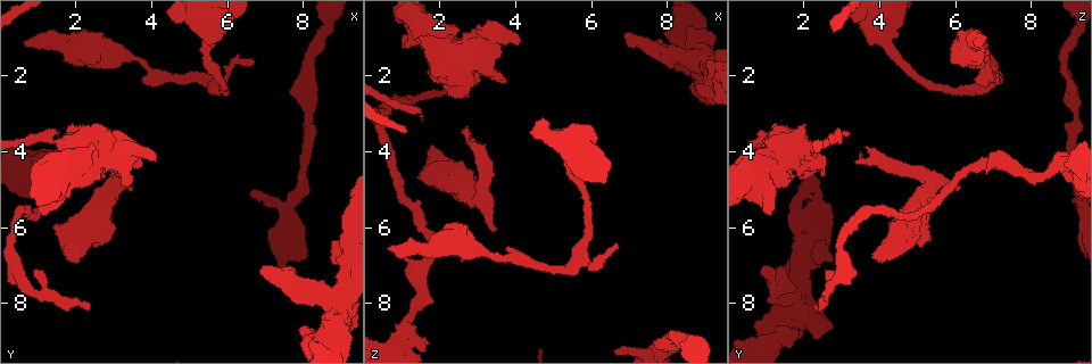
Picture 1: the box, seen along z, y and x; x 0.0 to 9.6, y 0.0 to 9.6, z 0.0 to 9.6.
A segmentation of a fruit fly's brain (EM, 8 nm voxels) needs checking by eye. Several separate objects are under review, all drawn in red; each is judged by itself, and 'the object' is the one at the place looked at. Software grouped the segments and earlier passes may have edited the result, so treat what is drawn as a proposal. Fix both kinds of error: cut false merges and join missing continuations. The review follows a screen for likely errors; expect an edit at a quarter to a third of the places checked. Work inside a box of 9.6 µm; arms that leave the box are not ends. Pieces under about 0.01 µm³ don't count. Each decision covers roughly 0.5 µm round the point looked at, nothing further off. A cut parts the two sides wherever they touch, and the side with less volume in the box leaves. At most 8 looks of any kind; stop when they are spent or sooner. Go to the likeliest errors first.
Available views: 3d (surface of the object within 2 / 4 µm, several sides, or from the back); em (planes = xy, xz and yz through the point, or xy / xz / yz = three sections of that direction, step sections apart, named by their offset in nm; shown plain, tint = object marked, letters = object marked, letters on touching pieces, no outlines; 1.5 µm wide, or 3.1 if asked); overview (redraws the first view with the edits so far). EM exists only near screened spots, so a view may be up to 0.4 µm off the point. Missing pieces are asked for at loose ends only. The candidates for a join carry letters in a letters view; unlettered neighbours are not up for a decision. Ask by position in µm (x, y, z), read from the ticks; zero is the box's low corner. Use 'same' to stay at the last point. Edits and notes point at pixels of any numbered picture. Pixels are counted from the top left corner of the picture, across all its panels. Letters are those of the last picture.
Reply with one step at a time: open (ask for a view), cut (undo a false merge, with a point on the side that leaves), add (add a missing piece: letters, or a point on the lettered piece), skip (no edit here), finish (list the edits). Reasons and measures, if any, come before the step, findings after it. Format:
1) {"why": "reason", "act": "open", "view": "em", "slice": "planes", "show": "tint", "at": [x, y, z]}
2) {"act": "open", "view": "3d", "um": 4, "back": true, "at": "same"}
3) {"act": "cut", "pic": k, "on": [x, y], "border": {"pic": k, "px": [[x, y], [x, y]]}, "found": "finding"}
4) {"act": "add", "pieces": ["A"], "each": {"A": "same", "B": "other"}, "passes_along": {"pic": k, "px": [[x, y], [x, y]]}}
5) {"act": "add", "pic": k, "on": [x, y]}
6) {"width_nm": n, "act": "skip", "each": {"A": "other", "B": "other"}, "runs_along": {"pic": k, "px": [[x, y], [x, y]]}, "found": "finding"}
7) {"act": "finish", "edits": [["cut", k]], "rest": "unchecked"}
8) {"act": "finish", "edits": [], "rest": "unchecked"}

{"why": "stops while still wide", "act": "open", "view": "em", "slice": "planes", "show": "letters", "at": [0.60, 1.20, 6.55]}

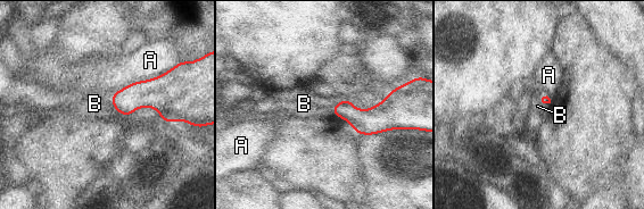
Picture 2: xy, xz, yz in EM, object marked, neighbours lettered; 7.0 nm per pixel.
{"act": "add", "pieces": ["B"], "each": {"A": "other", "B": "same"}, "found": "the neuron continues"}

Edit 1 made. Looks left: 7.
{"act": "open", "view": "overview"}

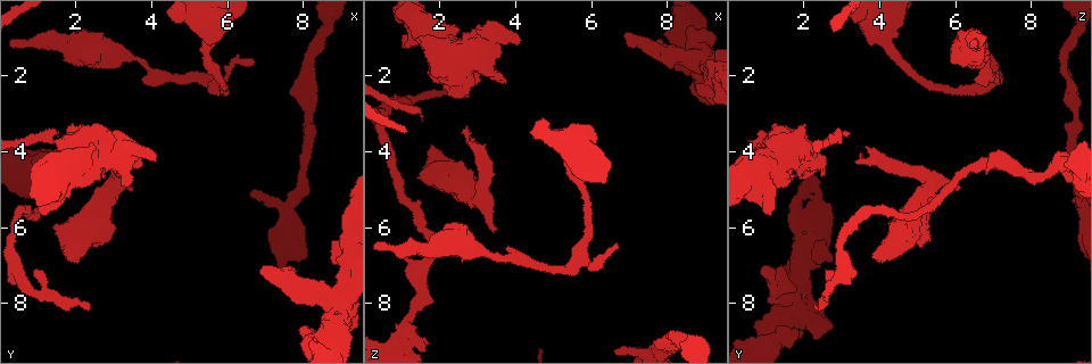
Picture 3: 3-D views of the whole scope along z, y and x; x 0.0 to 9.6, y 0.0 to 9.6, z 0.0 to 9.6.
{"why": "an open end", "act": "open", "view": "3d", "um": 2, "at": [2.30, 8.20, 2.35]}

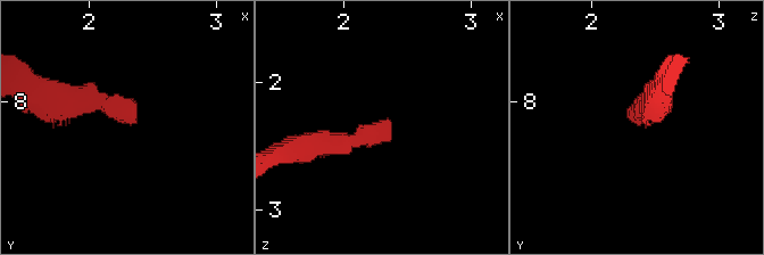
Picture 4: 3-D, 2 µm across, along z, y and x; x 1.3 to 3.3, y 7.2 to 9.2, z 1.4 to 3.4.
{"act": "open", "view": "em", "slice": "planes", "show": "letters", "at": [2.32, 8.20, 2.38]}

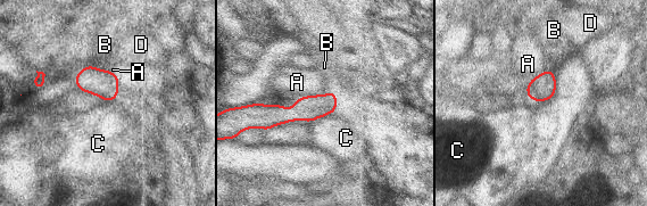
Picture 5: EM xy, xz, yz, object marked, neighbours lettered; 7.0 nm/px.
{"act": "skip", "each": {"A": "other", "B": "other", "C": "other", "D": "other"}, "runs_along": {"pic": 5, "px": [[333, 98], [295, 114], [262, 108]]}, "found": "none of them fits"}

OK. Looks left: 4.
{"why": "free end", "act": "open", "view": "em", "slice": "planes", "show": "letters", "at": [3.45, 4.90, 6.15]}

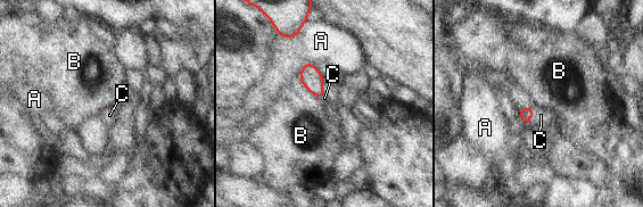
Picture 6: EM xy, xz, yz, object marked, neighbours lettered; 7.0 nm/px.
{"act": "add", "pieces": ["C"], "each": {"A": "other", "B": "other", "C": "same"}, "passes_along": {"pic": 6, "px": [[526, 114], [532, 115], [541, 115]]}, "found": "the neuron continues"}

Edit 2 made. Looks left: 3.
{"act": "finish", "edits": [["add", 2], ["add", 6]], "rest": "unchecked"}

